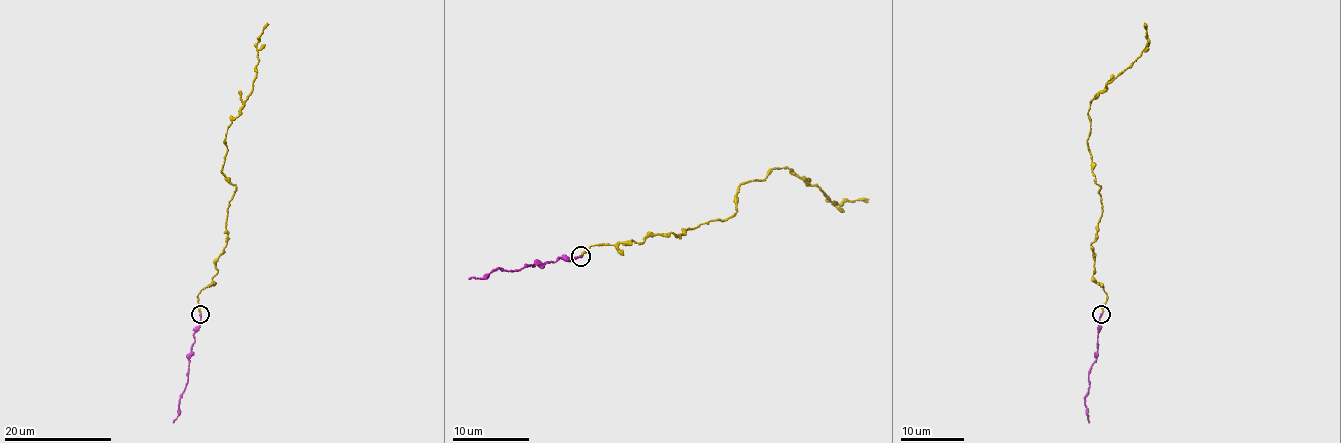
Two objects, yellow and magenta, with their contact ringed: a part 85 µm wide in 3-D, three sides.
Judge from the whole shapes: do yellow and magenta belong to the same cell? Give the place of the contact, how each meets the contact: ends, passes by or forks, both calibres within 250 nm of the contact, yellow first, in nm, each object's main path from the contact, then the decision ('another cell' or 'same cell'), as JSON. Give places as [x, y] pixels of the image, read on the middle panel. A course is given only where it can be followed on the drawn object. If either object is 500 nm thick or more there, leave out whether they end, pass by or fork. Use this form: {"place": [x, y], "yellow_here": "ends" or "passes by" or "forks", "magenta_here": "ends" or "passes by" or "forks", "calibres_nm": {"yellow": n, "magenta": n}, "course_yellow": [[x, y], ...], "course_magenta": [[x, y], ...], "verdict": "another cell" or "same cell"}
{"place": [580, 256], "yellow_here": "ends", "magenta_here": "ends", "calibres_nm": {"yellow": 190, "magenta": 200}, "course_yellow": [[580, 256], [727, 219], [740, 185], [778, 167], [834, 204], [869, 199]], "course_magenta": [[580, 256], [567, 261], [559, 258], [553, 263], [547, 261], [511, 272], [499, 268], [480, 279], [468, 277]], "verdict": "same cell"}

